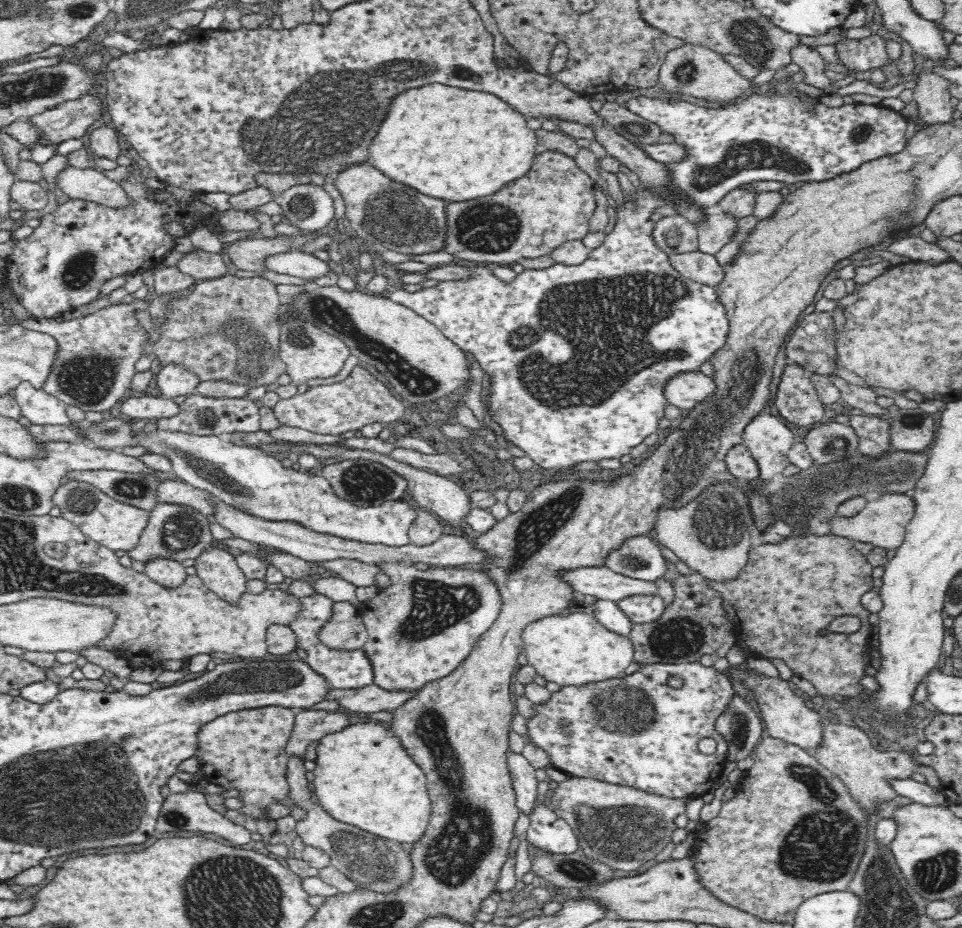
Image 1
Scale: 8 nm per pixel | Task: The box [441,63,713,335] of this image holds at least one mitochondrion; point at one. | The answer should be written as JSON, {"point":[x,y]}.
{"point":[488,227]}

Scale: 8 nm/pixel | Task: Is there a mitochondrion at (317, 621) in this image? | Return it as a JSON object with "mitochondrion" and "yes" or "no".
{"mitochondrion":"no"}

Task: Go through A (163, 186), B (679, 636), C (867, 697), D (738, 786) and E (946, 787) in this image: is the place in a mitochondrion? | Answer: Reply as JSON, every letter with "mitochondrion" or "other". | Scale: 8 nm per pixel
{"A":"other","B":"mitochondrion","C":"other","D":"other","E":"other"}

